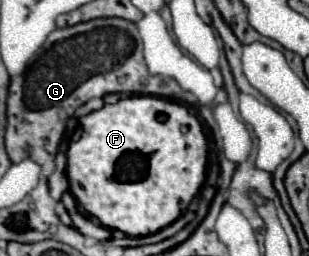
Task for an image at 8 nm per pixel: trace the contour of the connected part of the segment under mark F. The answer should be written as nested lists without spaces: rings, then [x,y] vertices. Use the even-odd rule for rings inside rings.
[[[130,96],[82,116],[80,124],[84,132],[80,140],[68,148],[66,176],[76,200],[86,212],[96,216],[102,226],[128,236],[154,234],[172,224],[200,190],[206,176],[208,140],[200,120],[180,102],[158,96]]]

